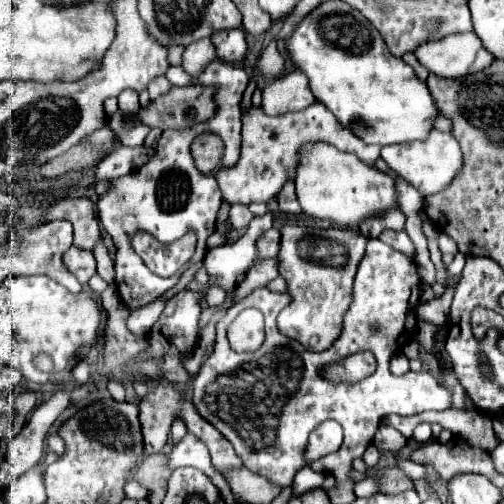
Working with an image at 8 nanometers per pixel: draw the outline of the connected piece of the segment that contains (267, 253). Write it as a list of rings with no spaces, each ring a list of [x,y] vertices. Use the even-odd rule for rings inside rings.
[[[270,228],[258,238],[258,258],[272,258],[280,250],[280,230]]]

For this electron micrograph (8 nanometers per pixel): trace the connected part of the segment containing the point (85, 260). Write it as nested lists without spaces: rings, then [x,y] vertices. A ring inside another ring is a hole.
[[[72,246],[64,256],[66,268],[80,280],[80,284],[86,284],[96,274],[96,258],[88,250],[80,250]]]

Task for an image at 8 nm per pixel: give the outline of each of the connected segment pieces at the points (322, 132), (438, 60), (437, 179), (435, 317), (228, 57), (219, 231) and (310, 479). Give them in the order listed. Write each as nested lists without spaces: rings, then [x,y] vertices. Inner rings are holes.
[[[314,102],[310,108],[302,112],[288,112],[286,116],[262,116],[258,108],[250,108],[242,118],[243,137],[242,152],[236,166],[225,167],[220,160],[223,153],[223,143],[214,134],[204,134],[191,145],[191,153],[197,168],[202,168],[204,174],[213,175],[222,190],[222,196],[230,204],[252,204],[252,202],[270,202],[274,200],[282,186],[288,180],[296,178],[296,168],[300,160],[300,148],[312,142],[326,142],[336,146],[342,152],[356,154],[364,164],[374,166],[380,156],[380,146],[370,146],[358,140],[348,128],[344,128],[334,114],[322,104]]]
[[[474,32],[450,34],[442,40],[430,40],[414,50],[418,60],[440,78],[460,78],[480,72],[494,62],[494,56],[482,46]]]
[[[434,130],[430,134],[430,140],[424,140],[424,142],[416,140],[410,144],[386,146],[382,148],[382,158],[386,160],[390,170],[394,170],[398,176],[410,182],[424,198],[442,192],[456,178],[456,174],[462,170],[462,164],[464,164],[458,140],[452,134],[444,134],[438,130]]]
[[[446,288],[446,292],[426,304],[420,304],[416,308],[416,316],[424,322],[434,322],[434,324],[446,324],[446,316],[448,316],[448,308],[450,308],[450,300],[452,300],[454,288]]]
[[[236,28],[230,32],[218,32],[212,36],[212,42],[216,46],[218,58],[224,62],[242,62],[246,58],[248,44],[242,28]]]
[[[222,200],[220,212],[218,212],[216,232],[212,233],[207,240],[207,247],[209,249],[228,244],[228,210],[230,210],[230,204],[226,200]]]
[[[302,468],[302,472],[298,472],[298,476],[294,478],[292,494],[298,496],[298,494],[304,494],[314,488],[330,490],[330,488],[334,488],[334,480],[330,480],[330,476],[322,476],[320,472],[314,472],[312,468]],[[298,490],[302,490],[302,492],[298,492]]]

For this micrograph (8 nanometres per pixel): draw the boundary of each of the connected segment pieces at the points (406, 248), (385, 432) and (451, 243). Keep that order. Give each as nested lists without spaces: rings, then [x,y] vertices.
[[[384,230],[378,238],[380,238],[384,244],[388,244],[388,246],[392,246],[392,248],[400,250],[400,252],[410,252],[410,254],[414,254],[414,252],[416,252],[416,250],[414,250],[414,246],[412,246],[412,240],[408,238],[408,234],[406,234],[406,232]]]
[[[382,426],[376,434],[376,446],[386,452],[386,450],[400,450],[404,444],[408,443],[408,438],[402,436],[398,430],[392,426]]]
[[[439,233],[438,245],[443,254],[450,253],[455,255],[458,252],[455,241],[451,238],[448,238],[448,236],[446,236],[444,233]]]

